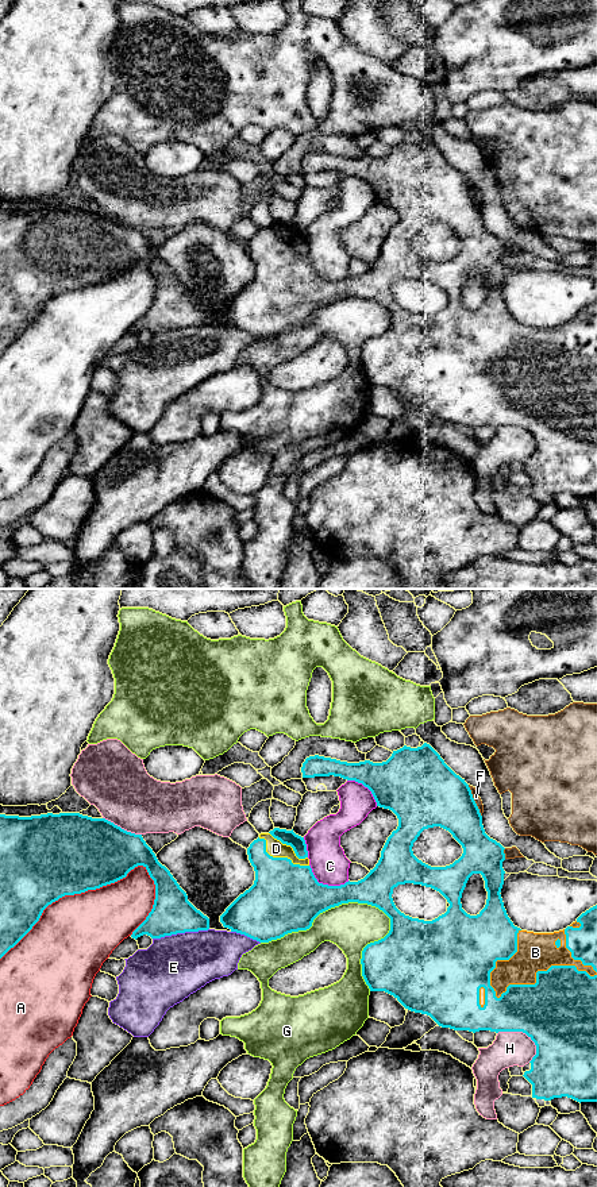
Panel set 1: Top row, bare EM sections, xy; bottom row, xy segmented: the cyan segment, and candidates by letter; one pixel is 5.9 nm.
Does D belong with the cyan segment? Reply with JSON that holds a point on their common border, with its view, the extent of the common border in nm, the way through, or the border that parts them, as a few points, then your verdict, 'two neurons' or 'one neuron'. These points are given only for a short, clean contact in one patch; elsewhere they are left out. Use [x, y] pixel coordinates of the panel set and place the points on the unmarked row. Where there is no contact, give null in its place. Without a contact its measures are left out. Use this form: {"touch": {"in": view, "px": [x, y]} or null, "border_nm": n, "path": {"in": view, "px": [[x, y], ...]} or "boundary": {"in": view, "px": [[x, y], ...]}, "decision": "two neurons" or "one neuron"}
{"touch": {"in": "xy", "px": [278, 253]}, "border_nm": 340, "decision": "one neuron"}

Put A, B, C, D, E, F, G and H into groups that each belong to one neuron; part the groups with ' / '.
A / B D / C / E / F / G / H

